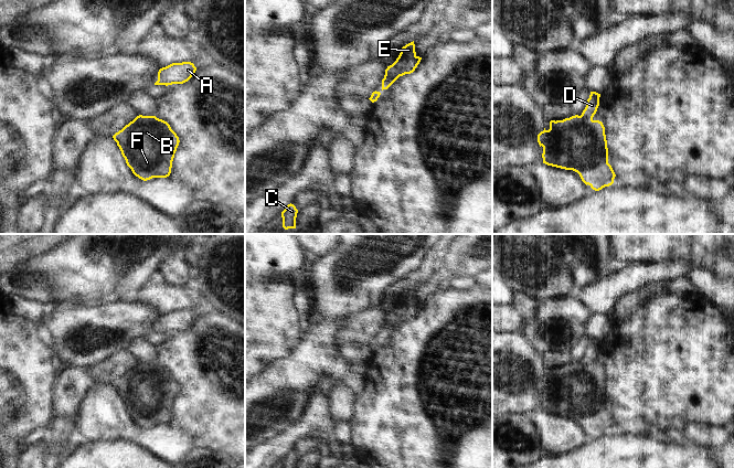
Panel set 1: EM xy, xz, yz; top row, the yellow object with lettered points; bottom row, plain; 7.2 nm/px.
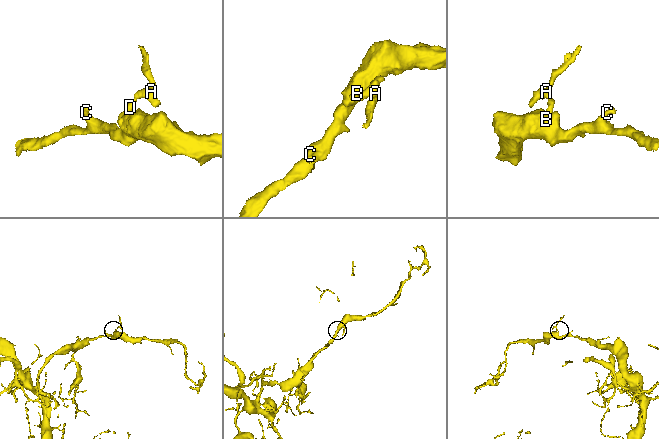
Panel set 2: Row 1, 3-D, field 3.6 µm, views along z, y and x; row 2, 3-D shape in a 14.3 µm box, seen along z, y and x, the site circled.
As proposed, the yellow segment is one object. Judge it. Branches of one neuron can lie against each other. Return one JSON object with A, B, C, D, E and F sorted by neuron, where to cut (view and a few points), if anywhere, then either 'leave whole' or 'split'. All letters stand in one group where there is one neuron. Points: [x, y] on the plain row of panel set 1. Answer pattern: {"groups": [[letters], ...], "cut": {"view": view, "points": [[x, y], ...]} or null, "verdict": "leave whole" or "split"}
{"groups": [["A", "D"], ["B", "C", "E", "F"]], "cut": {"view": "yz", "points": [[581, 362], [592, 367]]}, "verdict": "split"}

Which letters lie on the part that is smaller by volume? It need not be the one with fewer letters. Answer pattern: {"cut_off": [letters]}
{"cut_off": ["A", "D"]}

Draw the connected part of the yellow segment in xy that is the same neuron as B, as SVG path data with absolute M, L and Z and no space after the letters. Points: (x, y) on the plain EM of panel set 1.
M137 363L113 383L127 413L139 426L167 425L179 393L170 372L156 363Z

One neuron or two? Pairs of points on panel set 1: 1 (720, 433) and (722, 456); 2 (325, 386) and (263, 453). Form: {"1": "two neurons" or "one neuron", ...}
{"1": "two neurons", "2": "two neurons"}

